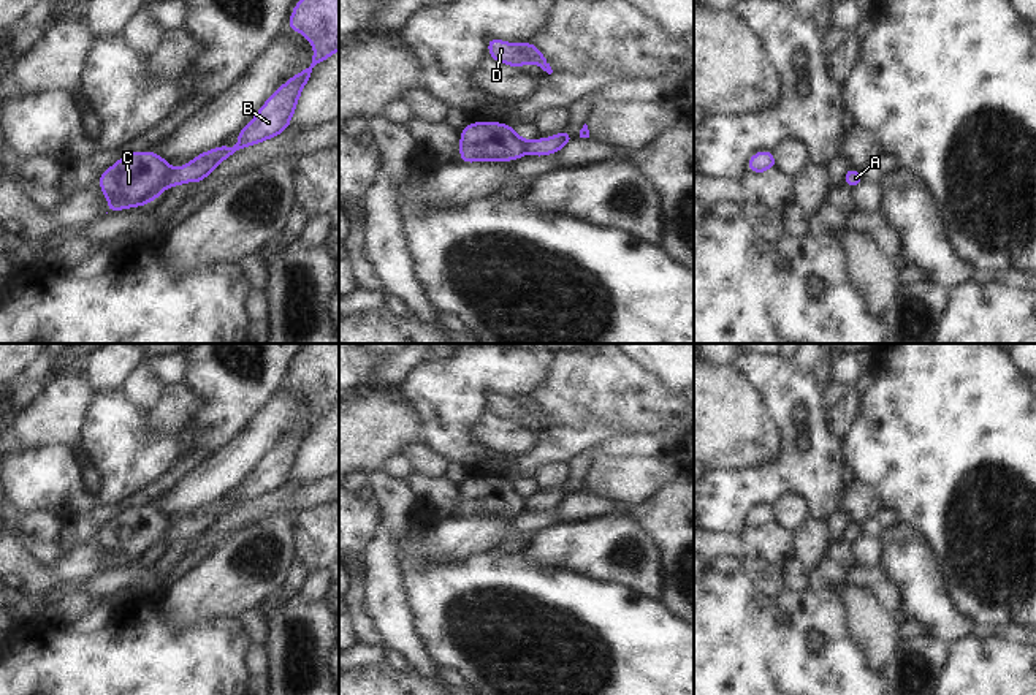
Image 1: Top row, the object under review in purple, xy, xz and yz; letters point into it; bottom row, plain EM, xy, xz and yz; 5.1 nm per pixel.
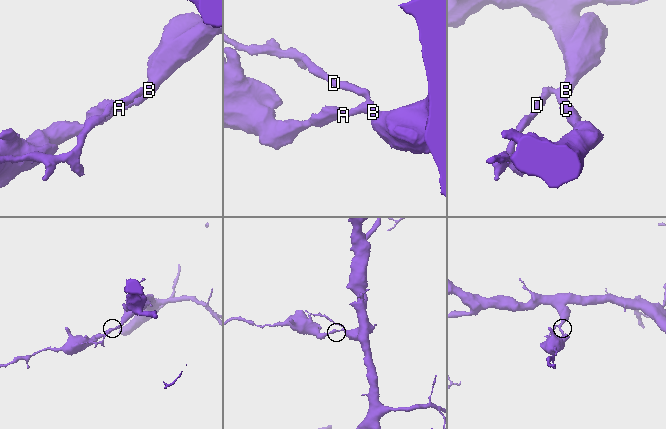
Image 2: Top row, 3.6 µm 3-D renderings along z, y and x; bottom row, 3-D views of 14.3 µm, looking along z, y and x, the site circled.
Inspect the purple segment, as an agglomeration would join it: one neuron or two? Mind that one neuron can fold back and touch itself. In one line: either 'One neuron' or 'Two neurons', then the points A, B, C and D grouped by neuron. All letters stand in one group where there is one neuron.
Two neurons. Groups: A B D / C.

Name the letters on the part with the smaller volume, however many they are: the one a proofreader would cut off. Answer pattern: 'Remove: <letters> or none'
Remove: C

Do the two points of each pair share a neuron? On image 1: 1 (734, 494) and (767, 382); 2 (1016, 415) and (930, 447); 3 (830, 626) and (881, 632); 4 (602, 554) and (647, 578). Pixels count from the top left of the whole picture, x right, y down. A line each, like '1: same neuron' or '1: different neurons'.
1: same neuron
2: same neuron
3: different neurons
4: same neuron

